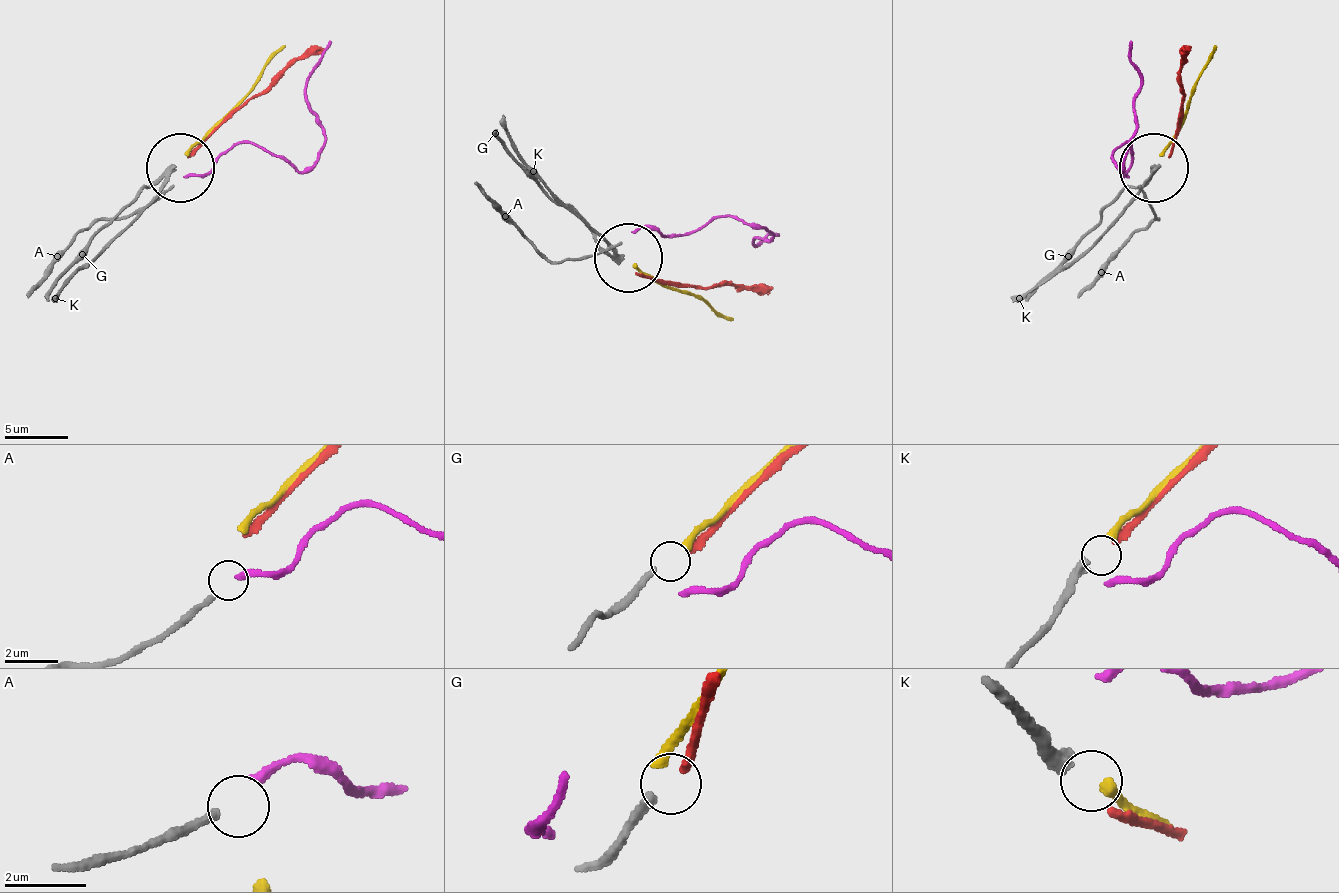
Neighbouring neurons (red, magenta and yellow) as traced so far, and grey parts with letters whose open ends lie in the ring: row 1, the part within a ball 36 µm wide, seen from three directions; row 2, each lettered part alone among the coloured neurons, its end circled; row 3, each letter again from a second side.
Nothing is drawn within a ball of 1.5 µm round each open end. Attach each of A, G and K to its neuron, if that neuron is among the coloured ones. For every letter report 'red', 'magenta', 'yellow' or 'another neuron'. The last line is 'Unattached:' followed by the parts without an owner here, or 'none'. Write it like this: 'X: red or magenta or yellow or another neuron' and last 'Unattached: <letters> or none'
A: magenta
G: another neuron
K: yellow
Unattached: G

